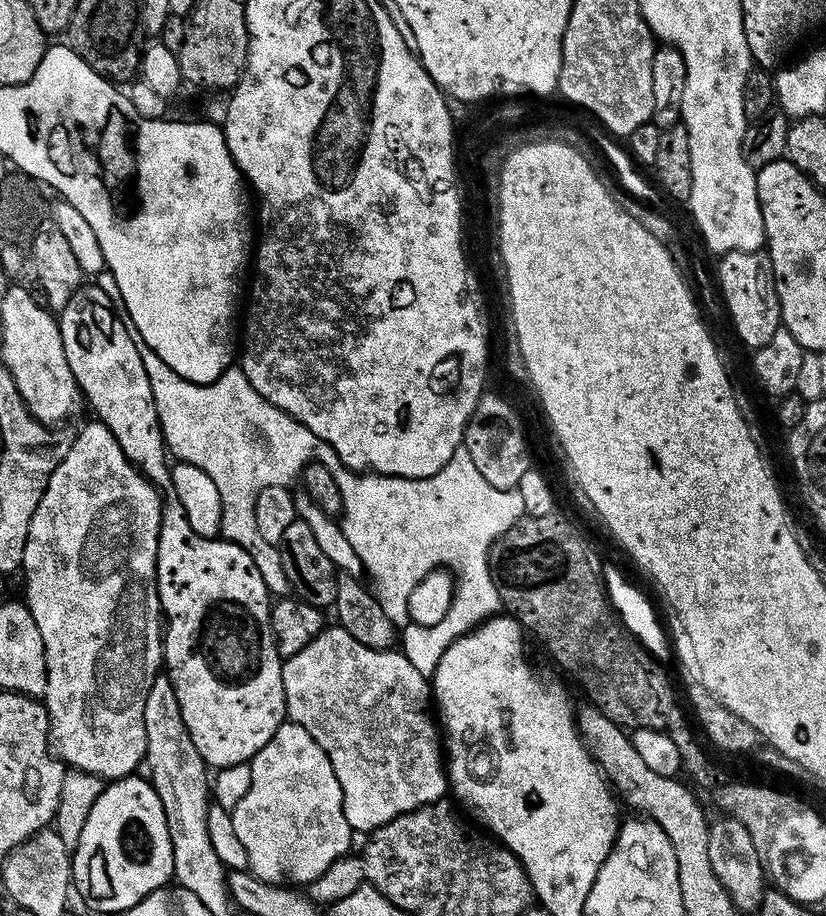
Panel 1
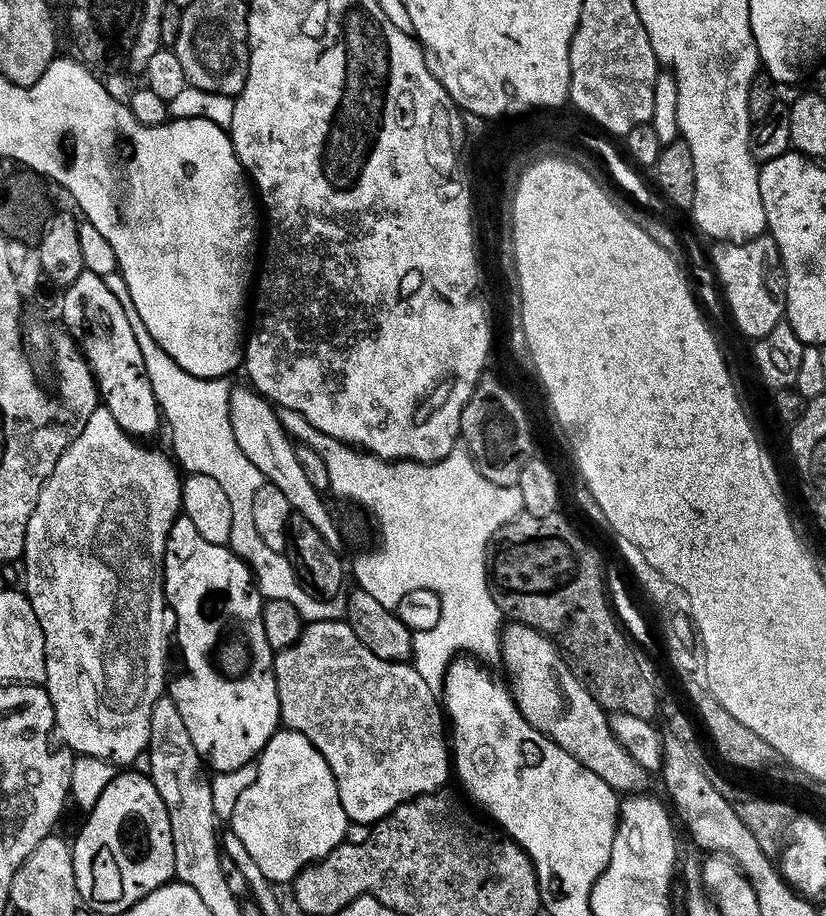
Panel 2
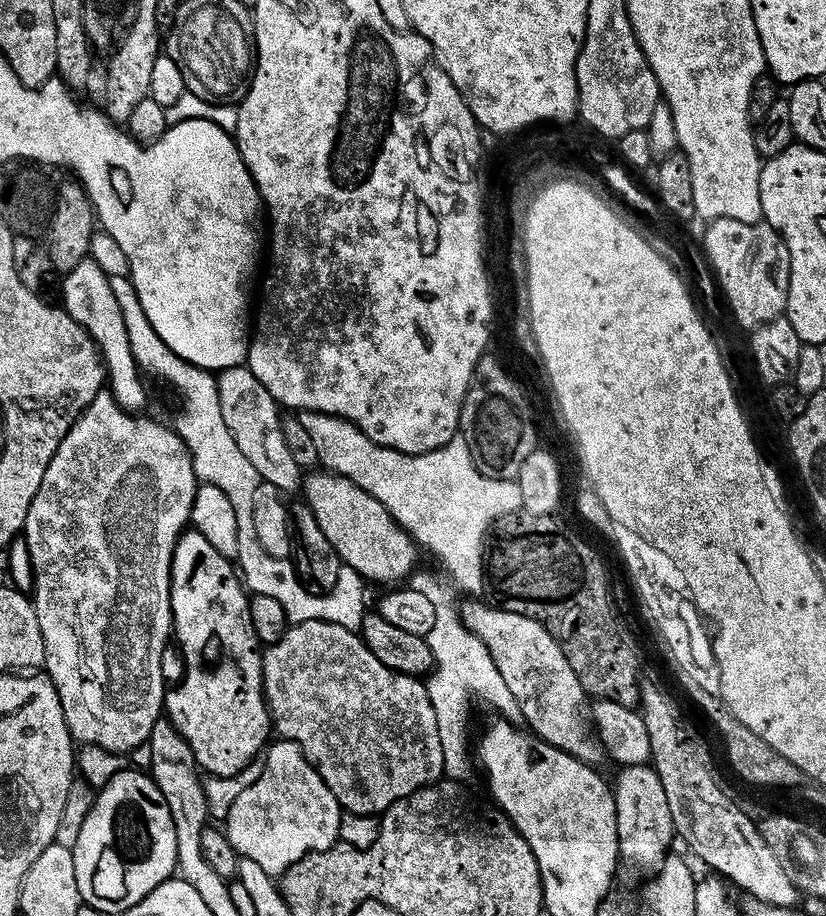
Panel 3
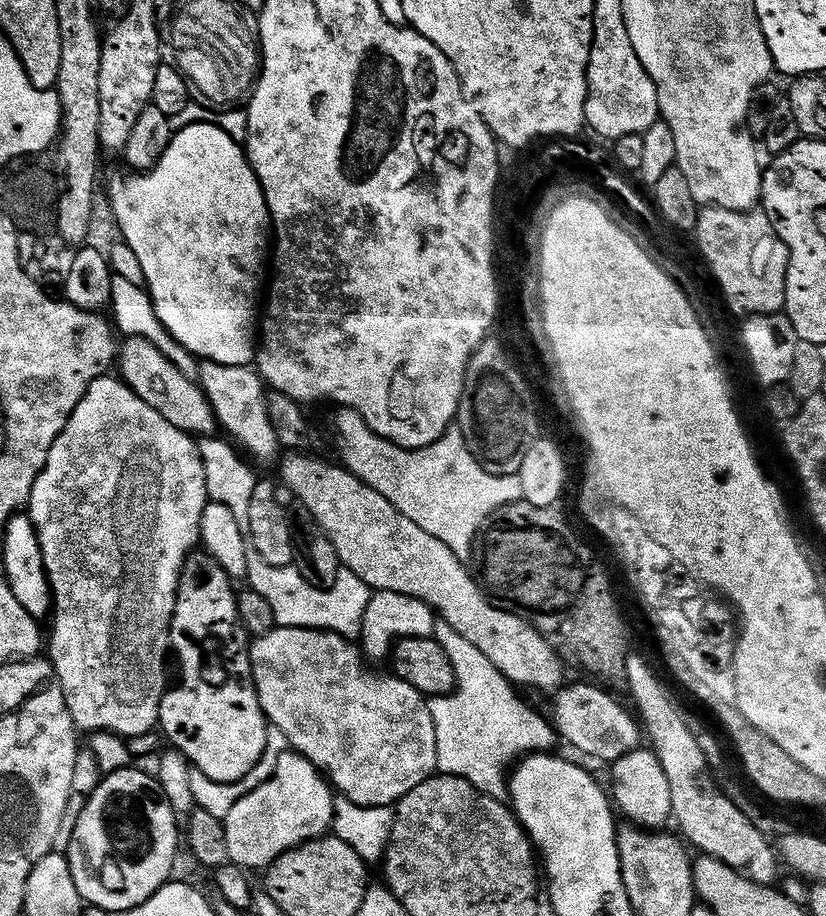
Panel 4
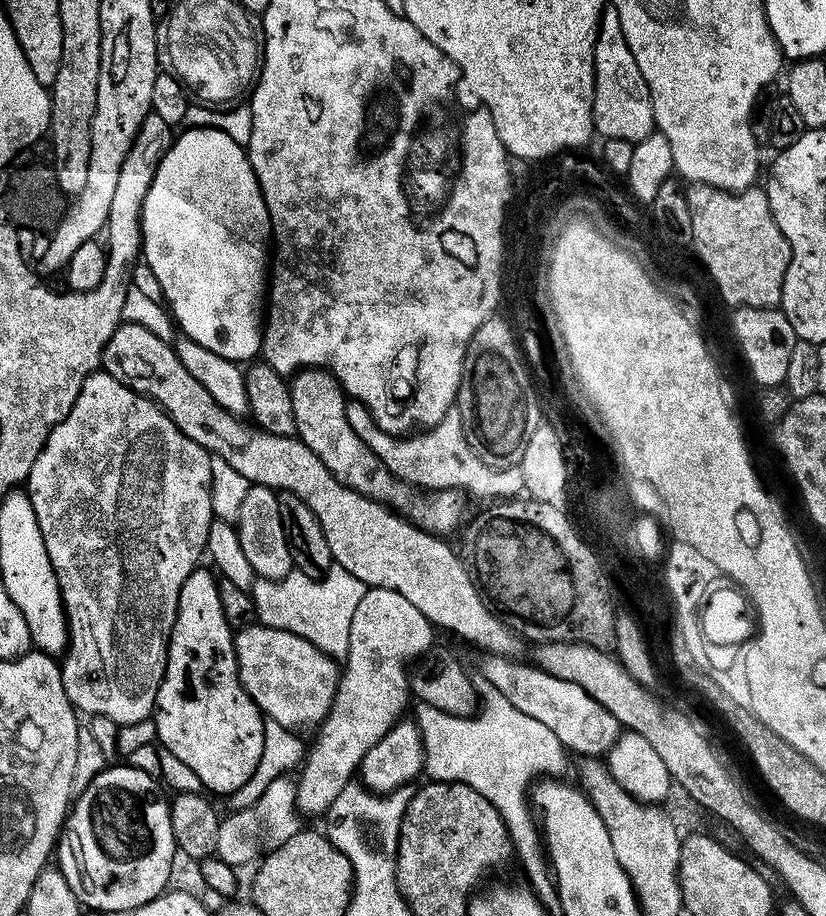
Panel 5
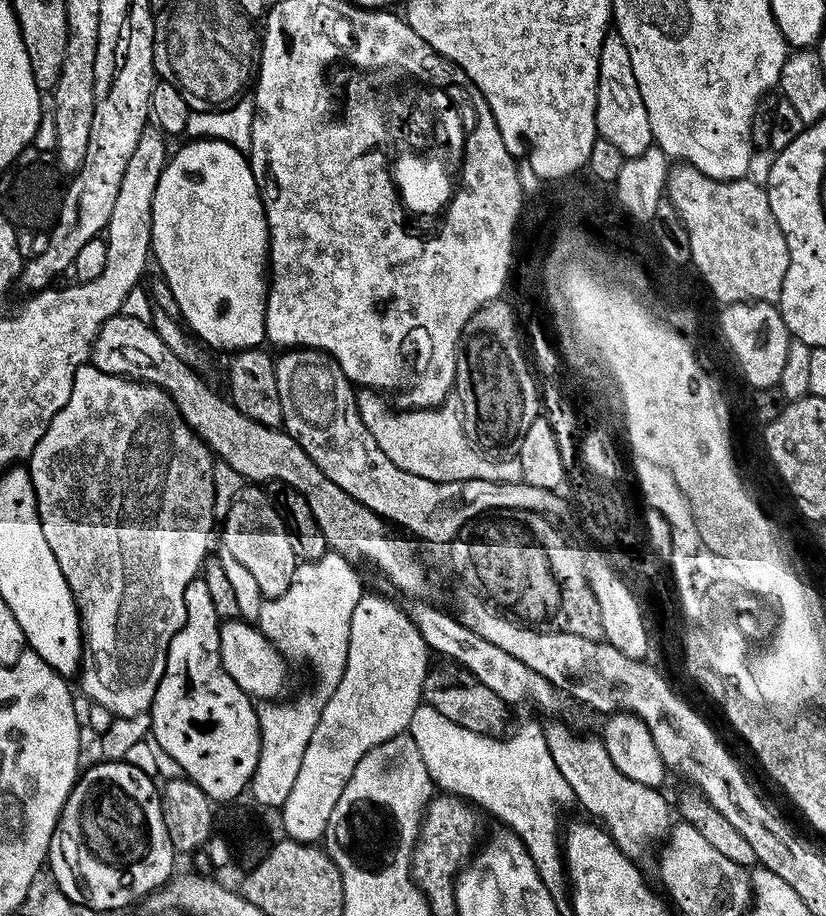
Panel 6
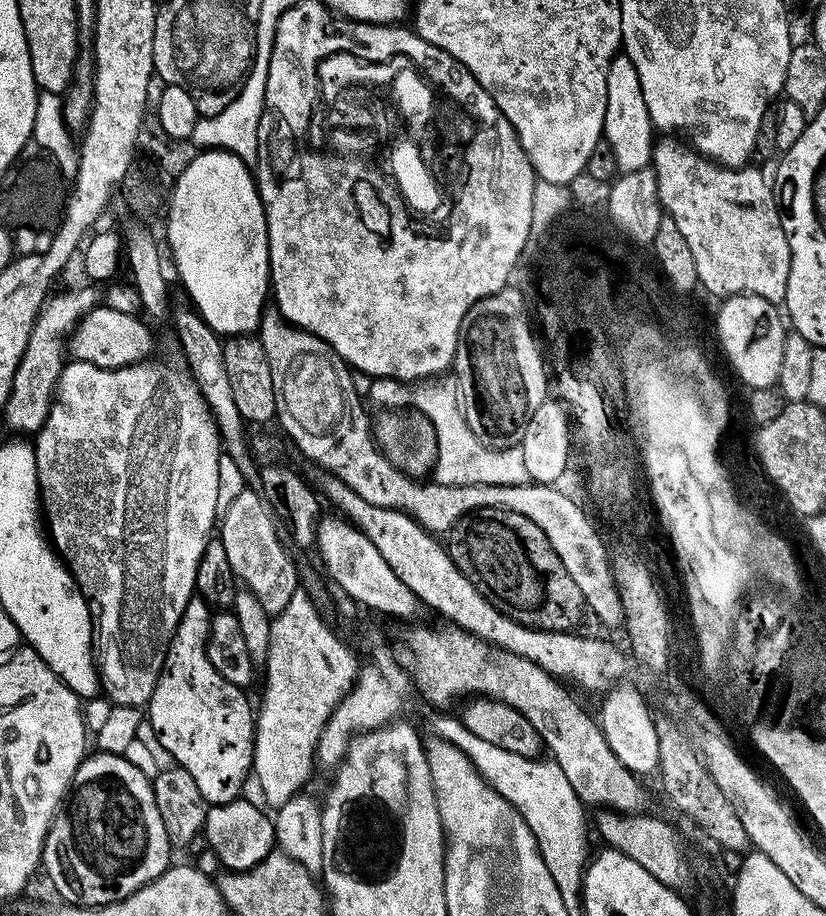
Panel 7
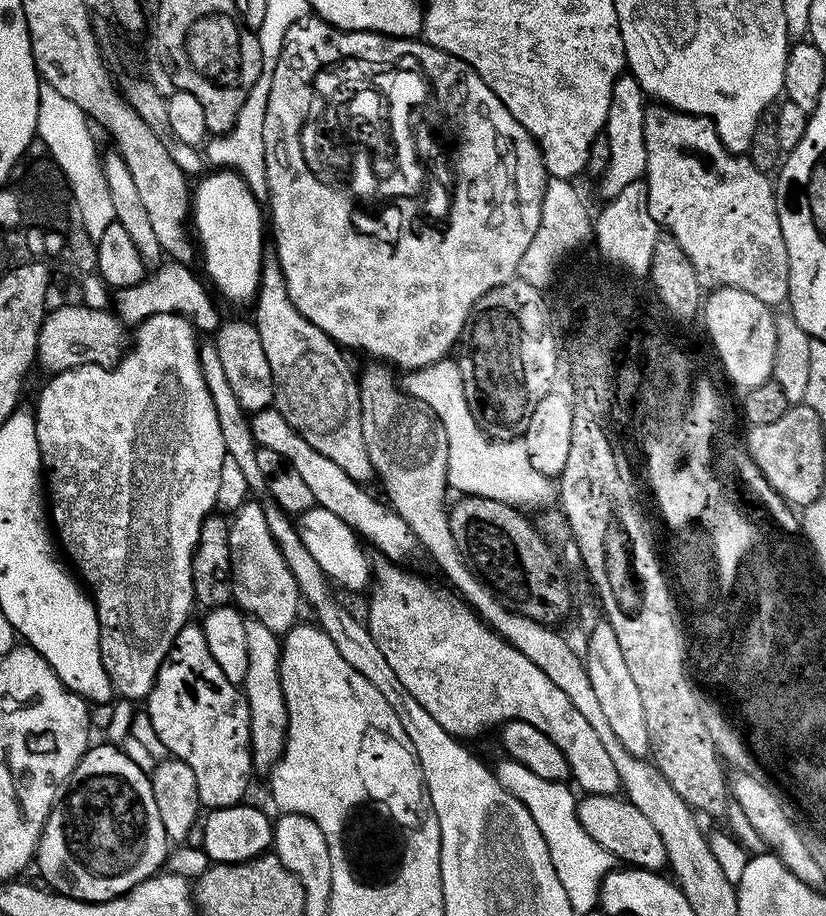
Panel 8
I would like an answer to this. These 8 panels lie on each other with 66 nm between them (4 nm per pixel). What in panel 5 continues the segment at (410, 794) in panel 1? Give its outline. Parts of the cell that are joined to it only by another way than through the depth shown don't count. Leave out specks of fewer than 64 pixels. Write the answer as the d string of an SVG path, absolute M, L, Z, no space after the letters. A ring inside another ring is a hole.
M259 622L243 625L235 633L234 643L240 684L267 719L301 730L307 724L319 725L328 715L338 689L338 664L318 645L284 628L268 628Z

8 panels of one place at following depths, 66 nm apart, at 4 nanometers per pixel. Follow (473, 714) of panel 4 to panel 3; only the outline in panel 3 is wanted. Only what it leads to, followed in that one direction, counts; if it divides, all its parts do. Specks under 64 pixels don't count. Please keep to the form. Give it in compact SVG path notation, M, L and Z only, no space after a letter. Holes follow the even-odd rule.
M417 571L408 580L408 586L416 593L425 594L435 606L435 617L429 623L429 632L425 640L430 646L434 671L425 679L427 694L434 706L438 718L438 736L442 738L442 756L444 758L444 776L460 778L468 764L468 696L464 692L473 692L480 700L485 700L492 708L501 712L501 717L512 718L517 715L514 694L510 694L498 666L494 664L488 648L462 623L459 611L459 599L456 600L453 586L439 580L428 572Z

